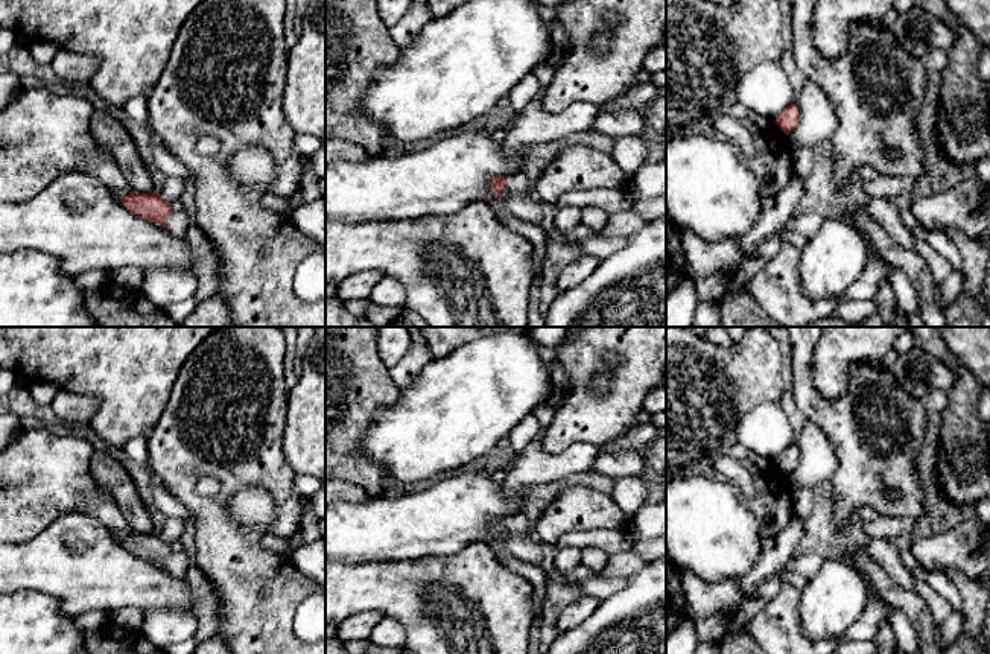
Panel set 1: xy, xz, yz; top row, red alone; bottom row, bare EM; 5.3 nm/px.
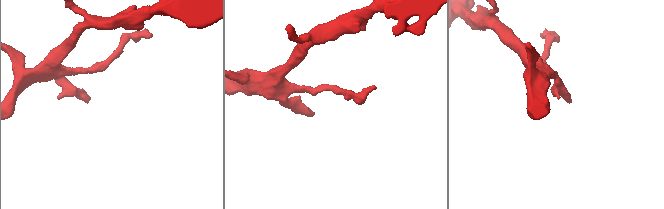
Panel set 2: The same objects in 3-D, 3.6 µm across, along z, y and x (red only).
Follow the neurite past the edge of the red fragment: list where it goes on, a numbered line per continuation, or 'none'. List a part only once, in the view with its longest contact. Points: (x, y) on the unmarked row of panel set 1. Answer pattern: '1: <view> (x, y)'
1: xz (517, 525)

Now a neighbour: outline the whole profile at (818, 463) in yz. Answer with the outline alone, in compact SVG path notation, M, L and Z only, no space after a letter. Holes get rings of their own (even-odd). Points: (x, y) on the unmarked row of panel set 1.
M806 420L797 440L800 462L788 476L792 488L817 488L832 479L836 467L836 452L827 435L812 421Z

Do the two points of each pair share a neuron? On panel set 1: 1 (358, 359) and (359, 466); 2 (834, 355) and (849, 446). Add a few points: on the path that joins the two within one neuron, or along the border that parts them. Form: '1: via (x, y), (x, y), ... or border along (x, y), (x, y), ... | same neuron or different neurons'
1: via (350, 385), (350, 440) | same neuron
2: border along (858, 364), (835, 399), (812, 384) | different neurons

